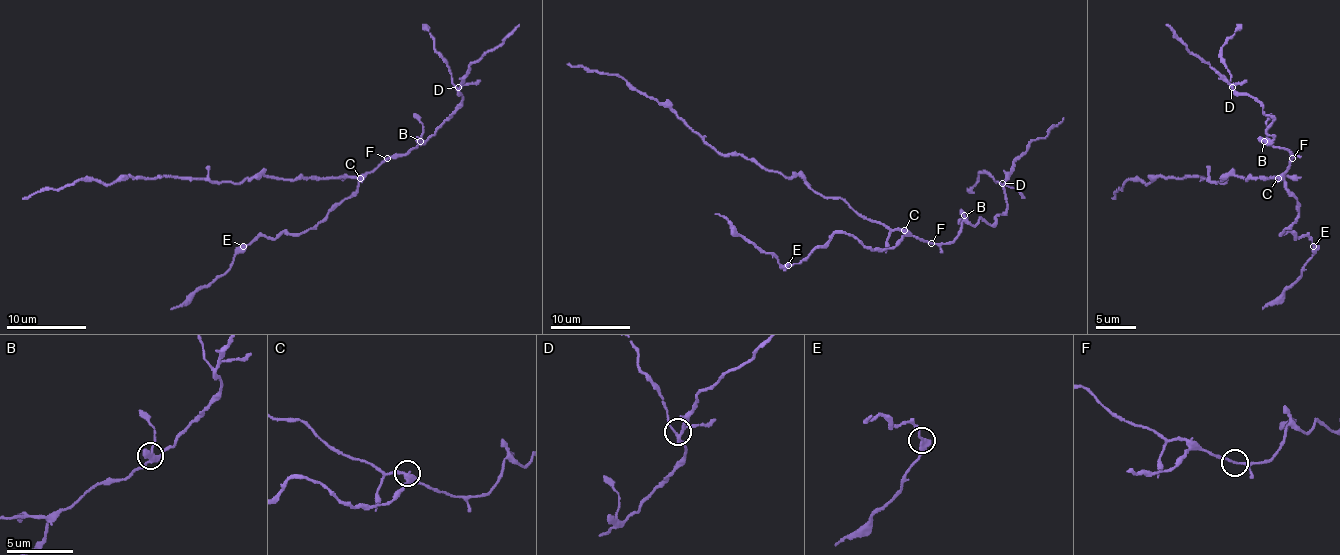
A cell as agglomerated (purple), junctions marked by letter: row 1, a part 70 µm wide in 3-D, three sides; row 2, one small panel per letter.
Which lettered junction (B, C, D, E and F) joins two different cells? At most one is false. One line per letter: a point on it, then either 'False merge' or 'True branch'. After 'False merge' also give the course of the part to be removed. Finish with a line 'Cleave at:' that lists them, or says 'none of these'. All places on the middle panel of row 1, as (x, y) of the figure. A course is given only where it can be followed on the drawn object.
B: Place: (964, 215). True branch
C: Place: (904, 230). False merge. Course of the part to remove: (905, 229), (863, 219), (839, 197), (815, 193), (800, 175), (718, 154), (623, 78), (567, 64)
D: Place: (1002, 183). True branch
E: Place: (788, 265). True branch
F: Place: (931, 243). True branch
Cleave at: C

